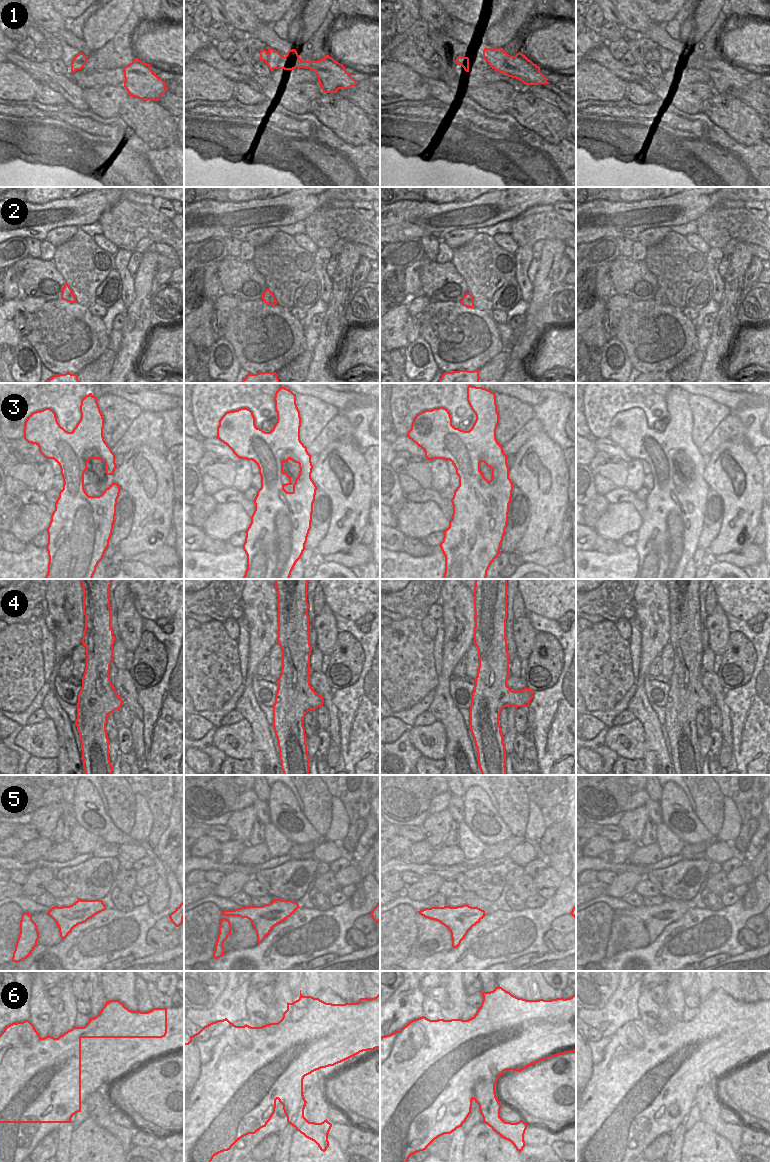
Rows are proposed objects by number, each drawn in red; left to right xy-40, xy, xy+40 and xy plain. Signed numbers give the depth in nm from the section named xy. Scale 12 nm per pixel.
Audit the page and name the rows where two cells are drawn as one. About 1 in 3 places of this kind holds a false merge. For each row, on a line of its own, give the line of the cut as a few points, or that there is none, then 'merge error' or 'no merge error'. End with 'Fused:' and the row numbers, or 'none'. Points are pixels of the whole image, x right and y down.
1: xy (285, 57), (286, 67), (284, 69) | merge error
2: no cut | no merge error
3: no cut | no merge error
4: no cut | no merge error
5: no cut | no merge error
6: no cut | no merge error
Fused: 1

